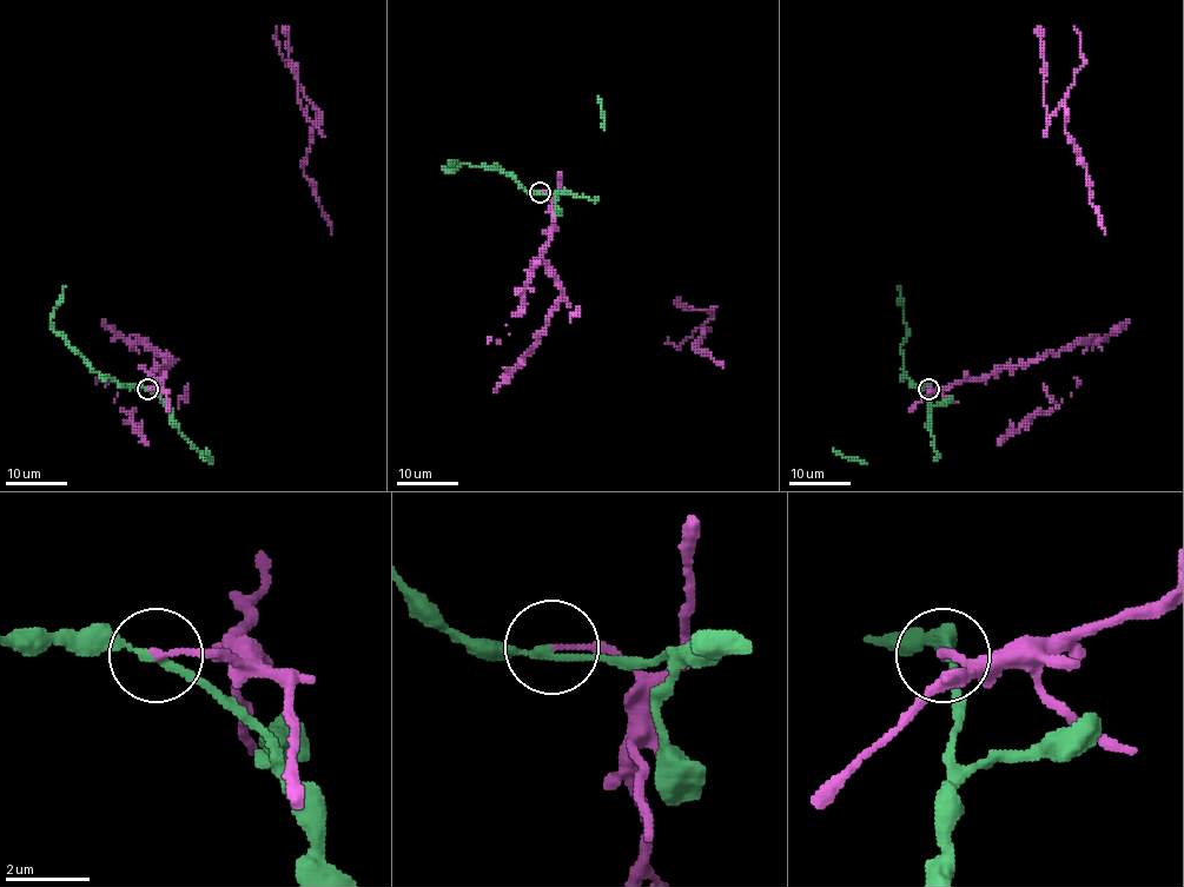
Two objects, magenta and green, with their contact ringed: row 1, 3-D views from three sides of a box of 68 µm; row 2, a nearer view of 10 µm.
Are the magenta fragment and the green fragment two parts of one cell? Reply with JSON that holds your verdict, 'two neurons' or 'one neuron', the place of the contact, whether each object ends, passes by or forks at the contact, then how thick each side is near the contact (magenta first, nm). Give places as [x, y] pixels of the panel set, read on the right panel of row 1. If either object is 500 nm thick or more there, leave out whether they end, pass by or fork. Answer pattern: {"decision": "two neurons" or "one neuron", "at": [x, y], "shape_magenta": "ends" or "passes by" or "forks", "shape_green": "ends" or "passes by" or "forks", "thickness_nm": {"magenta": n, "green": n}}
{"decision": "two neurons", "at": [928, 389], "shape_magenta": "ends", "shape_green": "passes by", "thickness_nm": {"magenta": 150, "green": 180}}

